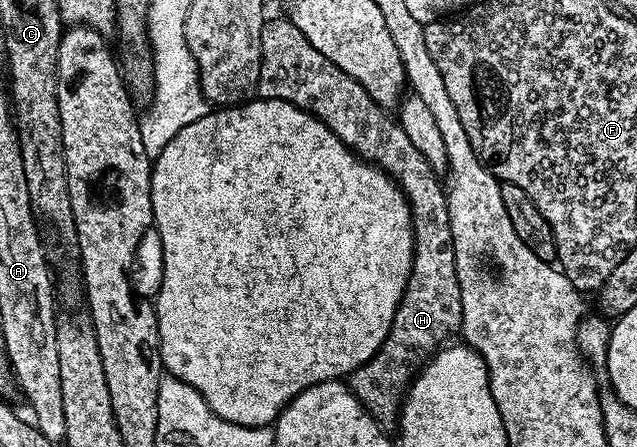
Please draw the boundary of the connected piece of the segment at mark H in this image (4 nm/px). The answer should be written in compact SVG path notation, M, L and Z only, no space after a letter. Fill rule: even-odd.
M288 19L270 20L261 30L261 66L257 80L257 93L262 98L270 97L280 101L290 101L312 117L318 117L339 140L353 150L363 161L377 166L381 172L392 177L397 186L405 192L409 201L409 210L413 216L413 266L407 279L407 287L401 296L399 307L395 311L395 319L387 339L379 347L379 351L367 363L354 369L347 378L349 389L363 403L363 407L377 420L382 427L396 426L401 416L403 398L415 376L425 362L450 340L452 333L461 328L463 319L463 299L459 299L459 275L453 250L453 236L449 226L449 202L446 190L437 182L438 170L432 169L422 153L407 139L407 131L393 118L388 117L386 110L367 95L367 91L351 75L339 71L327 55L315 51L311 43Z

